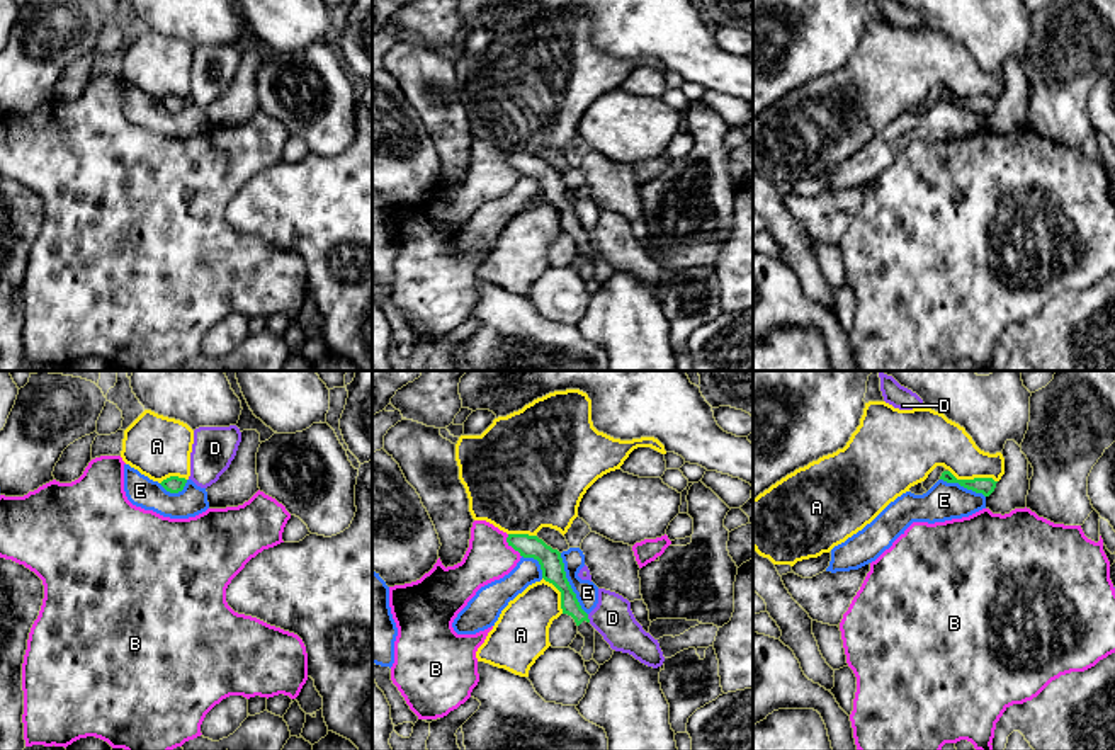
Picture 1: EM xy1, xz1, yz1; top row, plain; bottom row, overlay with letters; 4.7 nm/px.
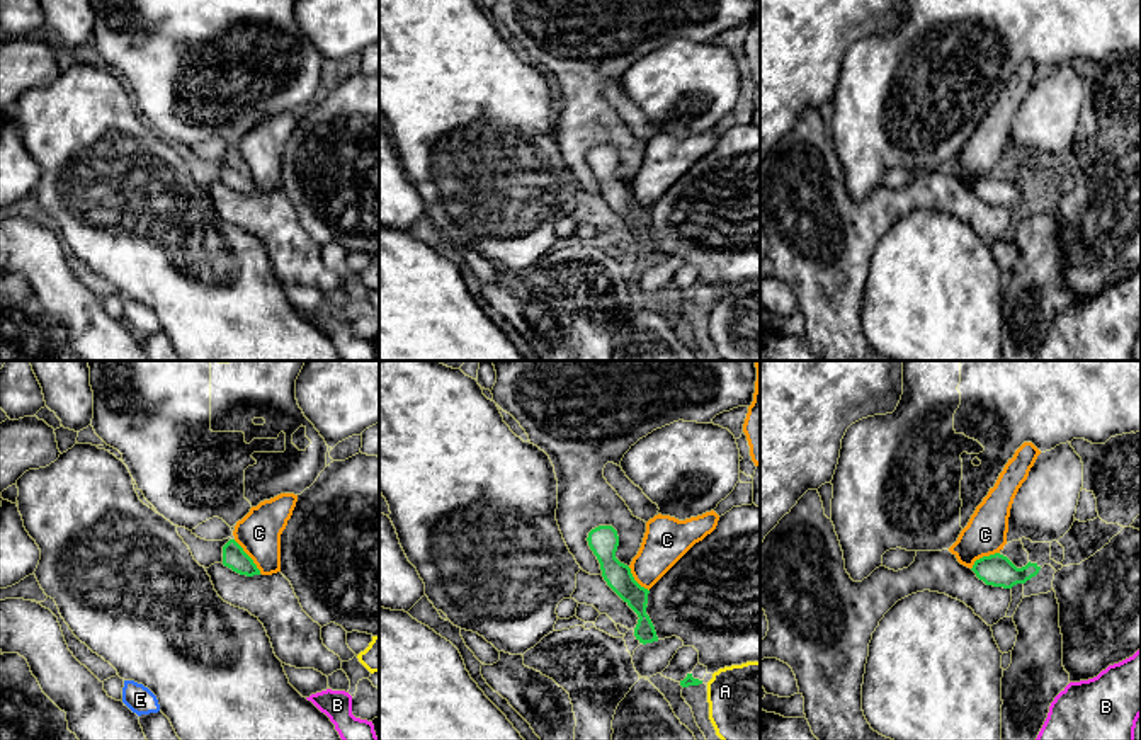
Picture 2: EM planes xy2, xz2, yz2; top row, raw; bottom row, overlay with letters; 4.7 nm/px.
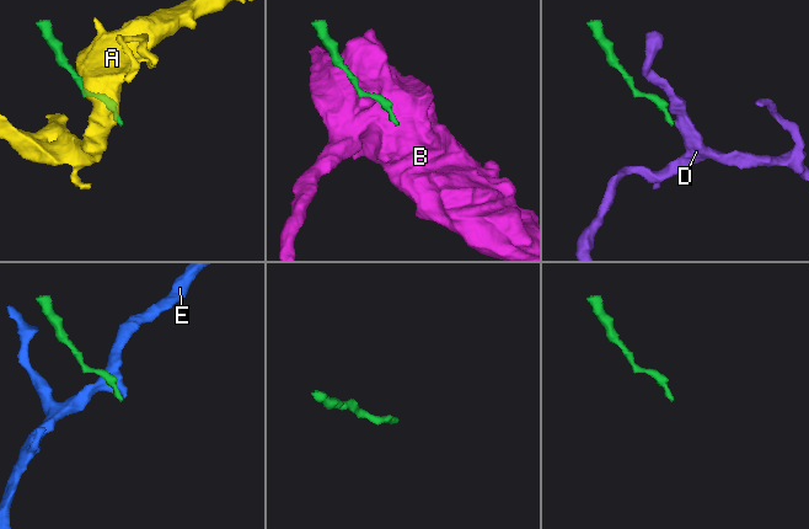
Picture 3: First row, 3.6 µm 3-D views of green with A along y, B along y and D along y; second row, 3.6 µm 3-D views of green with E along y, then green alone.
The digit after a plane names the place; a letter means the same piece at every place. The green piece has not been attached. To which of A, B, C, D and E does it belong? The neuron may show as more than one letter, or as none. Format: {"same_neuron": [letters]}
{"same_neuron": []}

